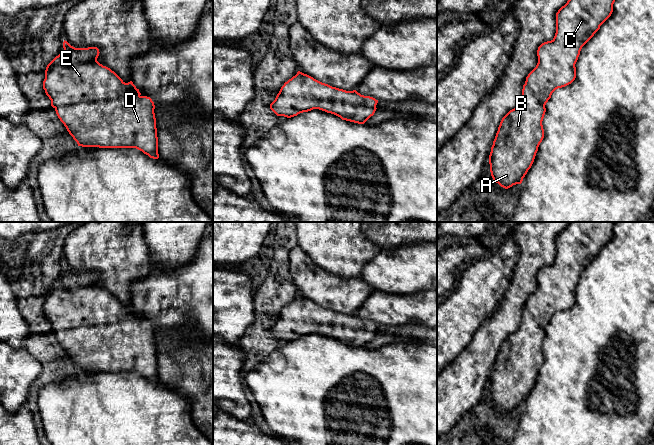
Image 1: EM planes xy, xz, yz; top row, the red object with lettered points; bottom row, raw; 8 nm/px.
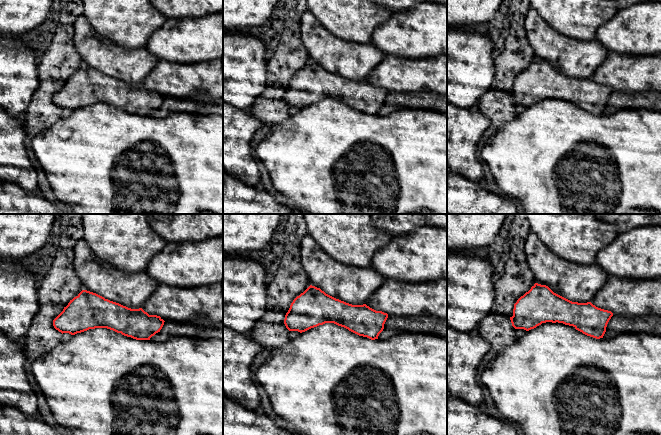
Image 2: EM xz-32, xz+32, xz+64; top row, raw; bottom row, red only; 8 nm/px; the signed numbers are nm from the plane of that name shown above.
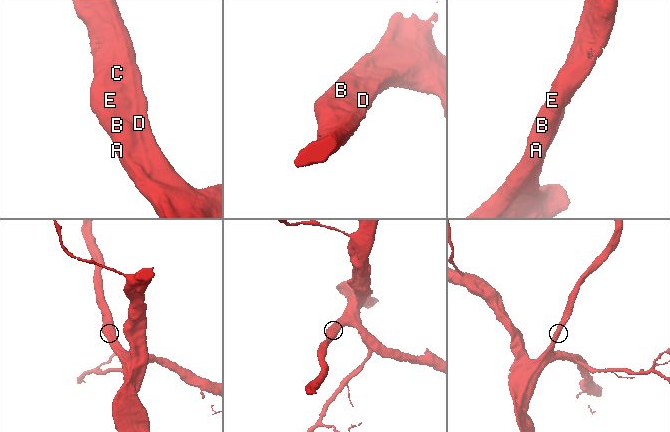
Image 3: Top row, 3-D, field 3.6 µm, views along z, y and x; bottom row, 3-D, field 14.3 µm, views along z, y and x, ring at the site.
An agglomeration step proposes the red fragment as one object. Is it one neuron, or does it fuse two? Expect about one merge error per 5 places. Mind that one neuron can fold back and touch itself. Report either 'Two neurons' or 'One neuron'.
One neuron

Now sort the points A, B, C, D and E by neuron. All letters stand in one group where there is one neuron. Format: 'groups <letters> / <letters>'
groups A B C D E

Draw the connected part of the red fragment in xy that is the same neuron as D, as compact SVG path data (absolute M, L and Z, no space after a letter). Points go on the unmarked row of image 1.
M63 266L64 275L46 291L43 313L51 324L60 345L69 358L82 371L136 372L150 382L158 383L158 361L155 329L150 321L142 320L132 305L125 307L114 295L97 285L97 271L75 272Z

